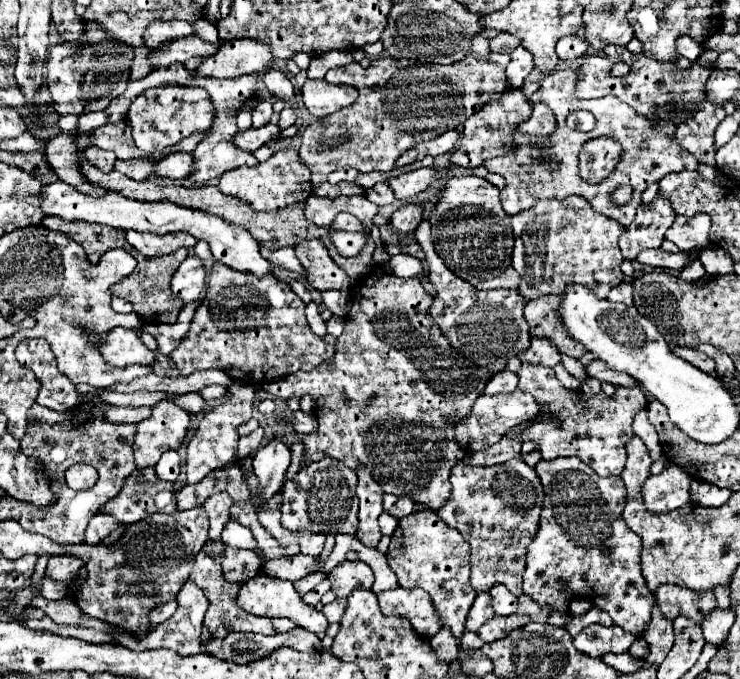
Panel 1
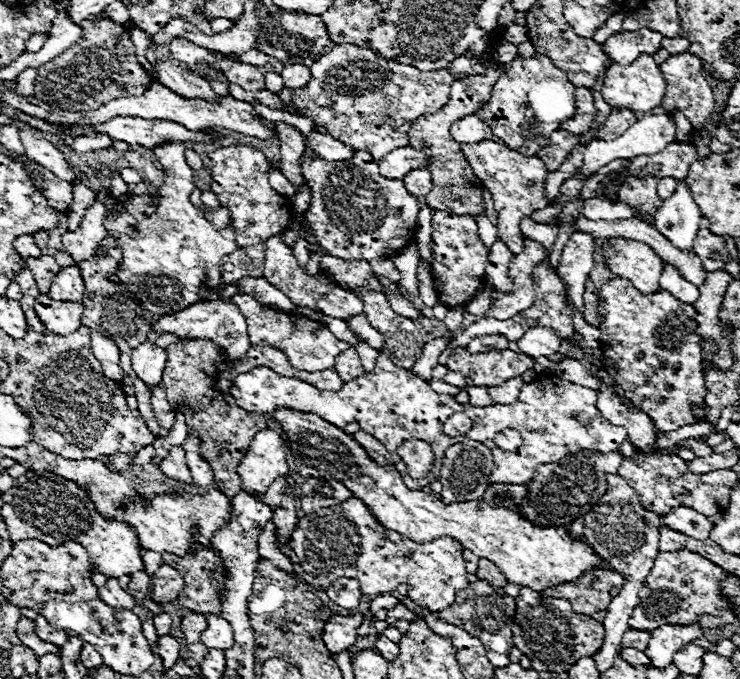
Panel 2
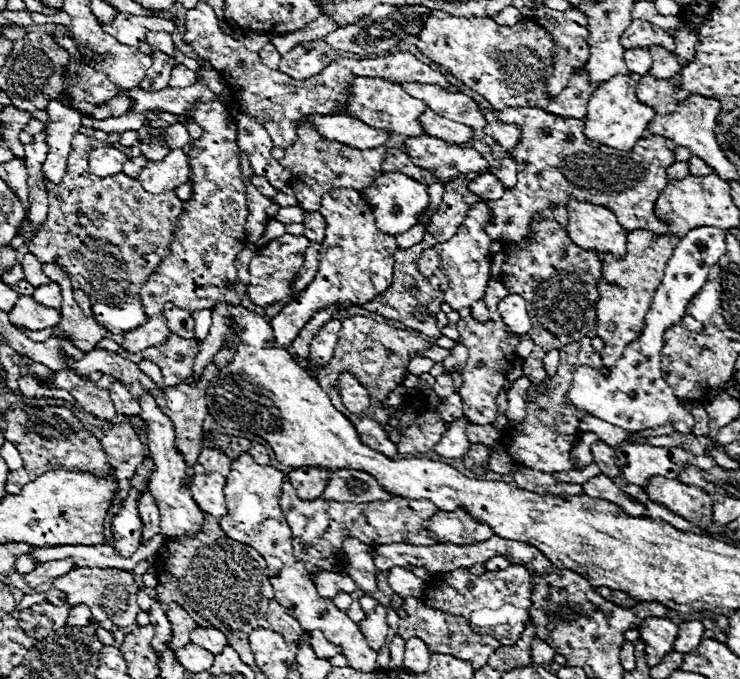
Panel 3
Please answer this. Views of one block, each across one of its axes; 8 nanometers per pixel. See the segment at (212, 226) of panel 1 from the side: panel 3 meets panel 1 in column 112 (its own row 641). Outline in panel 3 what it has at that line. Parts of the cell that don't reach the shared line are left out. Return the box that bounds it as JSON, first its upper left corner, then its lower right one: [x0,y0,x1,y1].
[190,626,228,654]

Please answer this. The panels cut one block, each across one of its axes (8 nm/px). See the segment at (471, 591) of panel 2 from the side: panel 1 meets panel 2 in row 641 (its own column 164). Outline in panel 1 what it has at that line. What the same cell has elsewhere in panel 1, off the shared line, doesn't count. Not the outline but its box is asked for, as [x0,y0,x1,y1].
[100,468,178,524]

